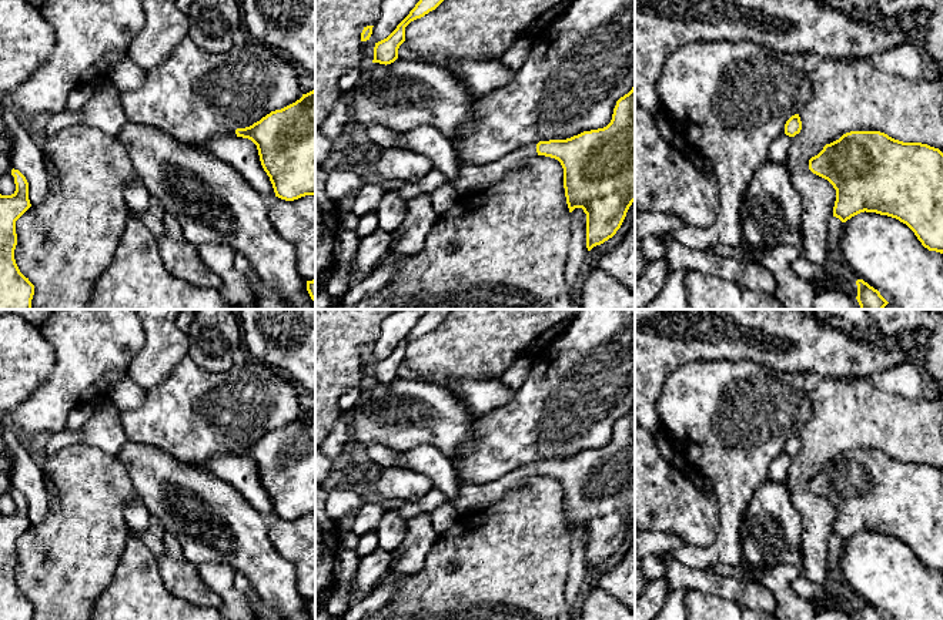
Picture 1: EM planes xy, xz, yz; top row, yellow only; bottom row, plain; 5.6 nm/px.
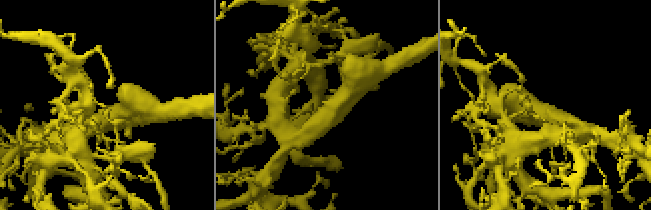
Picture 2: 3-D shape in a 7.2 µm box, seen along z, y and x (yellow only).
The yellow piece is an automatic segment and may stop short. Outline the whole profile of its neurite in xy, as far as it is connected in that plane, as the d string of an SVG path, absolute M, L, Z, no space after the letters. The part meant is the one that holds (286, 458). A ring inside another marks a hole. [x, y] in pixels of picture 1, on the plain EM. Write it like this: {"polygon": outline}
{"polygon": "M315 409L235 453L257 465L275 516L315 515Z"}

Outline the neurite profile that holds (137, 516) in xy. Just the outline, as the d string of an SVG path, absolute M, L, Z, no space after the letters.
M138 496L126 506L124 515L134 534L143 534L154 520Z

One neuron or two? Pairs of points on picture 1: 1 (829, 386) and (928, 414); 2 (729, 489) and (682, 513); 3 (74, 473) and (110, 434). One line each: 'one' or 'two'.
1: one
2: two
3: two

